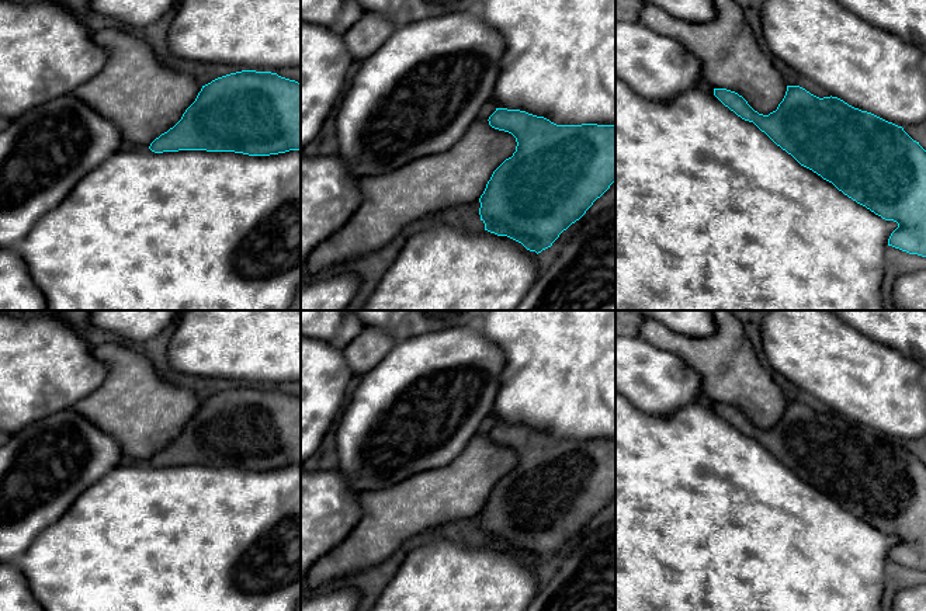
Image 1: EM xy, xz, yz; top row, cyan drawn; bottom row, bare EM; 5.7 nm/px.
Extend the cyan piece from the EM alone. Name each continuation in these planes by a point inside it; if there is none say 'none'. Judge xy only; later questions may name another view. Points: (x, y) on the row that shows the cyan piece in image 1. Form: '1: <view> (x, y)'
none

